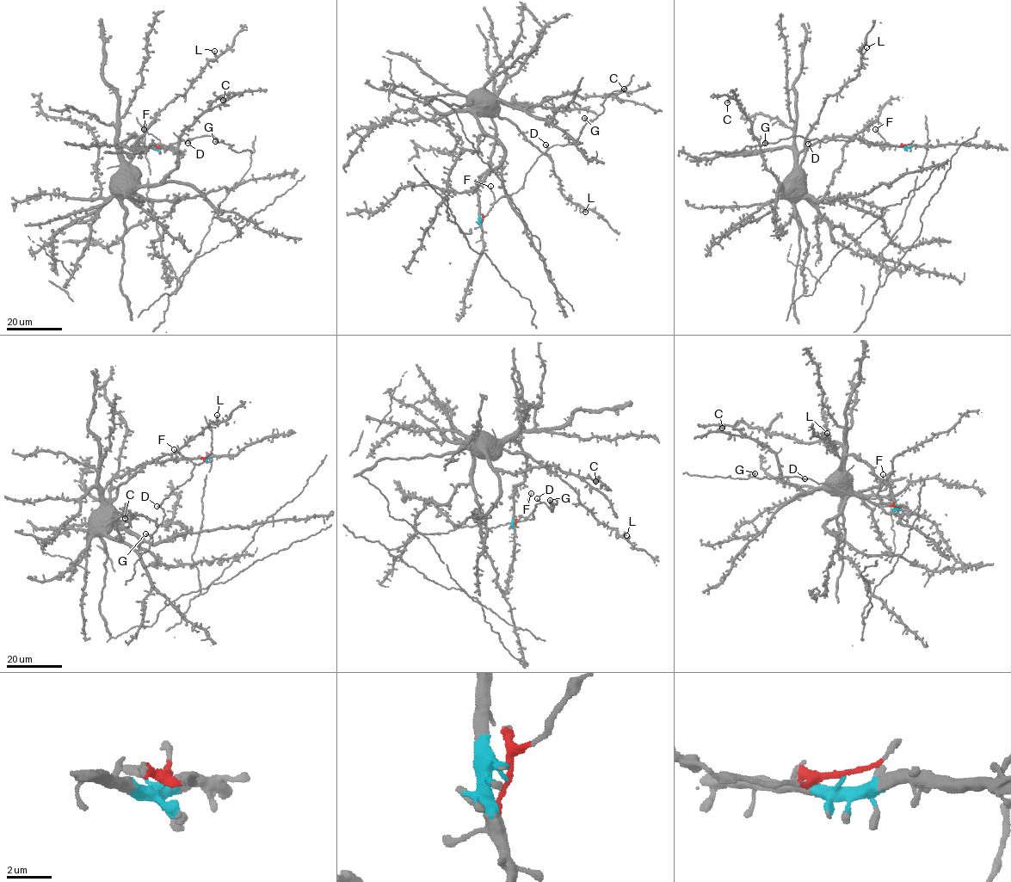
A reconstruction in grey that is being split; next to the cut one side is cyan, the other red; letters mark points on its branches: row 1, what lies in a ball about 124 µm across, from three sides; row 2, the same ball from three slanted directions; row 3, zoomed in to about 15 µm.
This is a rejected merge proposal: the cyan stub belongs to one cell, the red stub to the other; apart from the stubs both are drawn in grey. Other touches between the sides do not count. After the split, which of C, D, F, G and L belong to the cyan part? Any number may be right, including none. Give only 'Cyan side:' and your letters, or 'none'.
Cyan side: C, L

